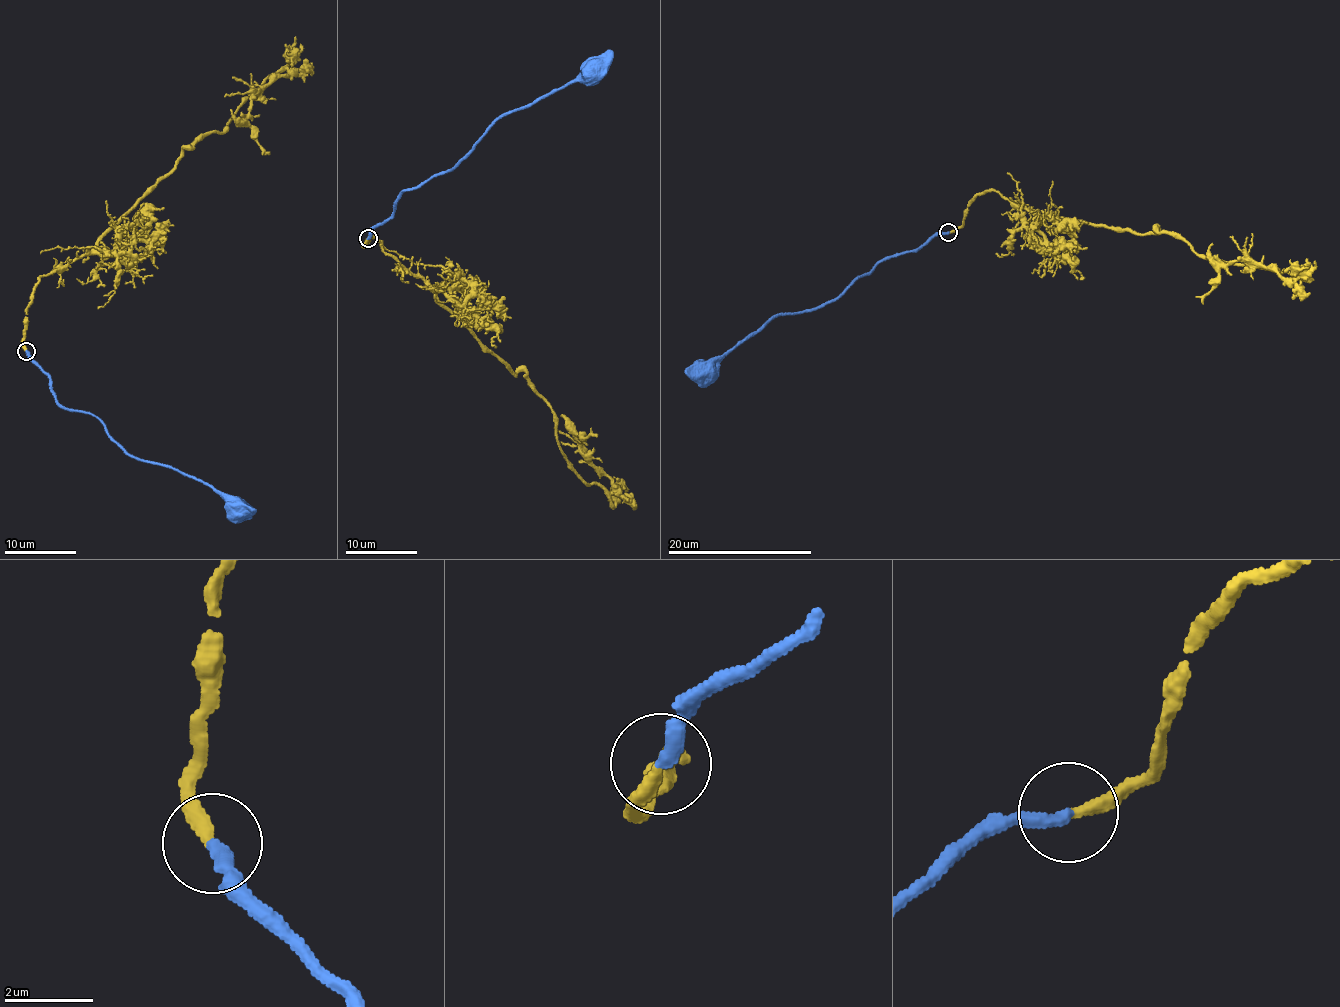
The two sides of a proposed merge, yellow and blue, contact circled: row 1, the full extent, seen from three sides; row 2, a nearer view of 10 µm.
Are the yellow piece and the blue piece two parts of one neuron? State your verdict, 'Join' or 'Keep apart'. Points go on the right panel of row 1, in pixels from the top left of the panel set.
Join

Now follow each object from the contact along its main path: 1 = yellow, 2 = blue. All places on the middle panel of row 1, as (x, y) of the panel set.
1: (367, 239), (484, 351), (525, 371), (568, 467), (610, 492), (577, 436), (596, 437)
2: (367, 239), (371, 228), (390, 215), (397, 196), (420, 187), (455, 166), (500, 117), (526, 109), (589, 73)

